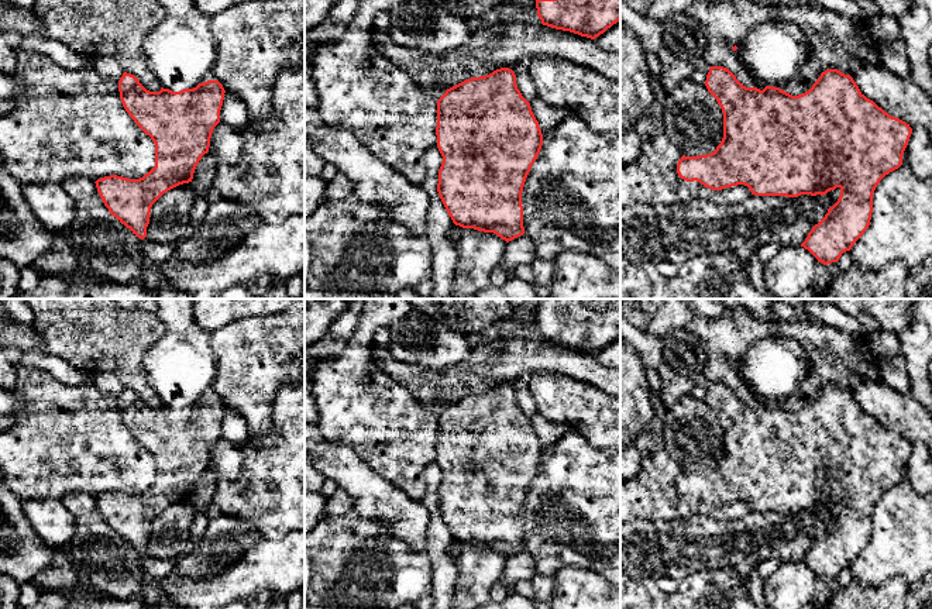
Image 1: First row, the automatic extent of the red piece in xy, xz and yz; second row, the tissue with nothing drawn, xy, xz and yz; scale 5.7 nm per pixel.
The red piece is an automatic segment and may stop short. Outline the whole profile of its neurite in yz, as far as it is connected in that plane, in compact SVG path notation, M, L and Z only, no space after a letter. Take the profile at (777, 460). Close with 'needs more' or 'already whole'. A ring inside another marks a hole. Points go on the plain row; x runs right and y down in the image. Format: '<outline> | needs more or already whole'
M760 338L732 365L739 368L742 379L766 403L746 403L729 385L711 382L705 402L722 424L723 454L711 469L682 471L677 489L712 506L744 500L754 512L823 512L839 503L838 517L801 560L818 578L838 578L869 544L873 509L885 491L902 481L912 444L867 414L853 393L838 385L822 388L802 410L781 406L809 371L805 350L794 338Z | needs more

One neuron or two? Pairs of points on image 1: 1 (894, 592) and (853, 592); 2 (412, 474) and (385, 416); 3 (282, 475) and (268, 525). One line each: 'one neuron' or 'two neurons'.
1: one neuron
2: one neuron
3: one neuron

